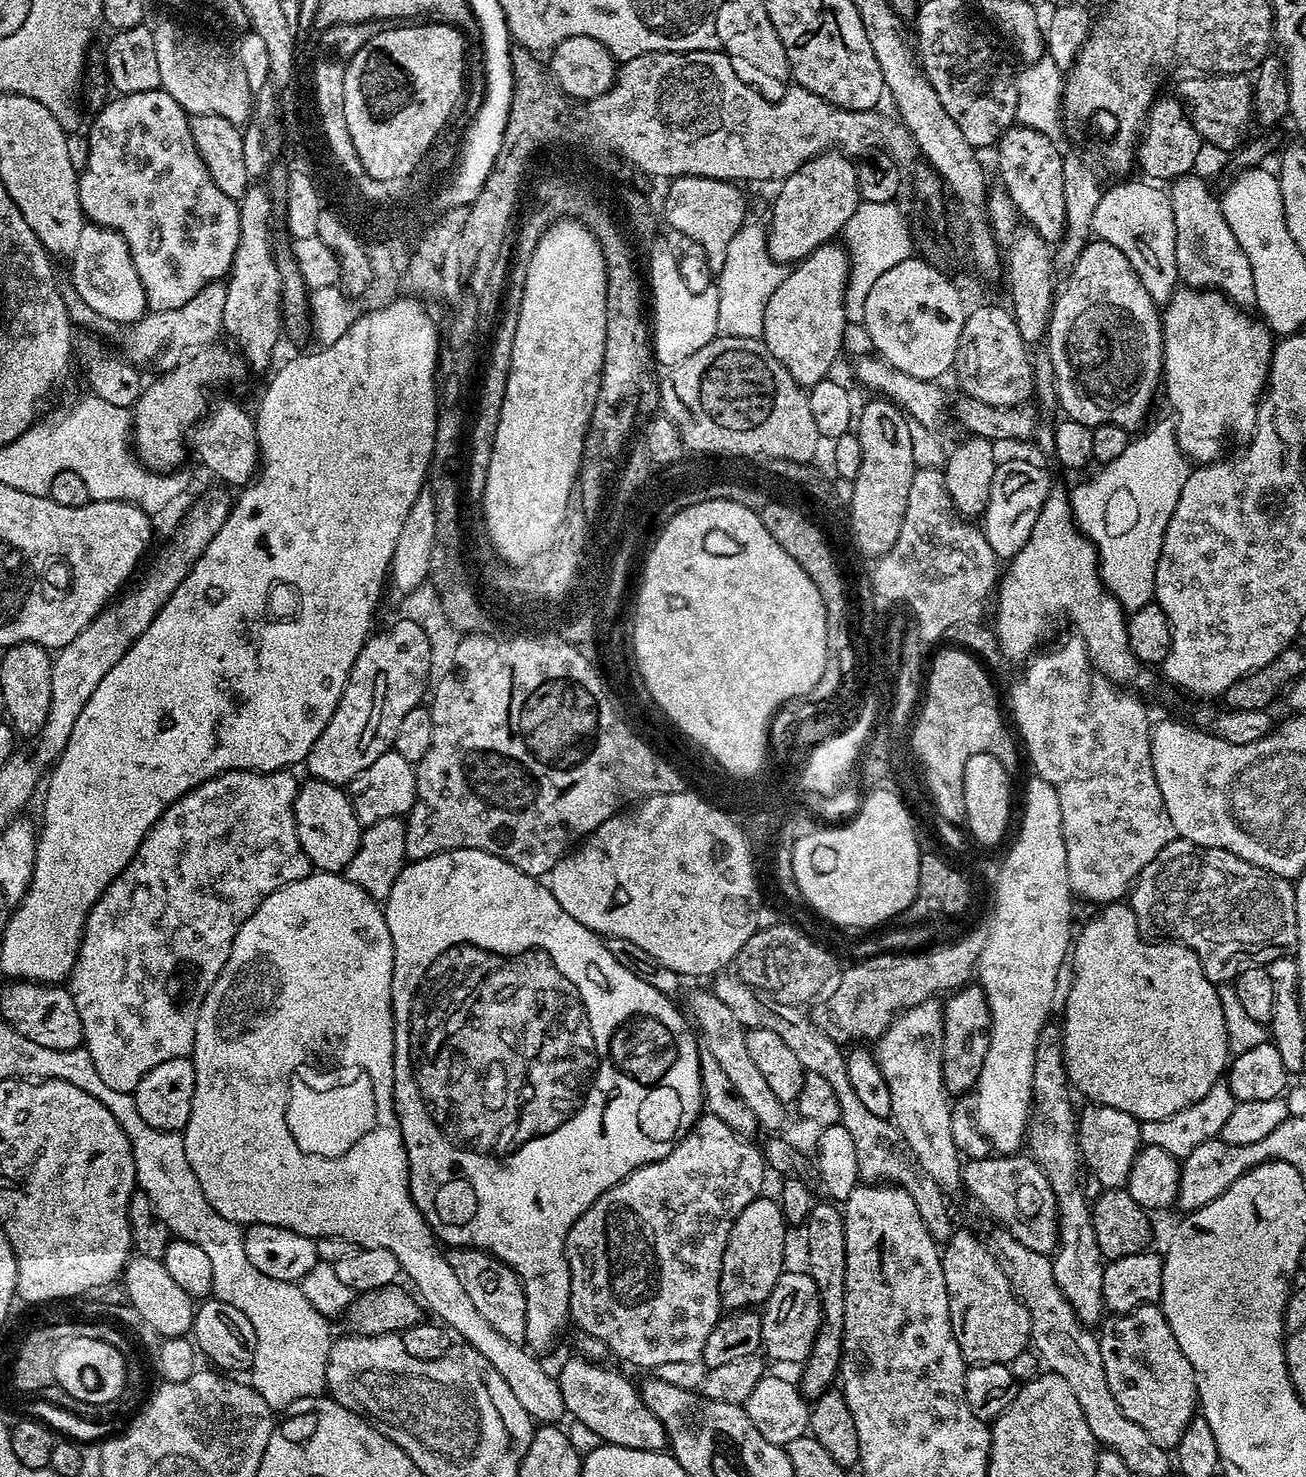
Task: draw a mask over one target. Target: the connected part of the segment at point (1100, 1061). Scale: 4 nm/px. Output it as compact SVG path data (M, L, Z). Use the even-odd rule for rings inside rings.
M1117 902L1099 909L1100 912L1084 929L1079 929L1070 952L1070 968L1072 964L1072 985L1068 988L1068 997L1064 1000L1064 1065L1068 1071L1068 1083L1077 1093L1085 1096L1085 1101L1093 1104L1105 1104L1114 1110L1122 1110L1133 1116L1135 1120L1169 1120L1174 1114L1186 1110L1194 1102L1206 1098L1210 1090L1221 1083L1230 1063L1228 1051L1228 1035L1226 1034L1226 1018L1222 1018L1222 1002L1216 993L1217 985L1206 978L1202 970L1202 962L1184 944L1169 943L1169 948L1159 948L1156 944L1147 944L1140 937L1142 925L1133 914L1127 903Z

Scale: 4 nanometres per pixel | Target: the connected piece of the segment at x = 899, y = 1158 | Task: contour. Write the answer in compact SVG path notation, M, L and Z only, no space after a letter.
M720 974L715 977L711 992L733 1012L734 1018L745 1030L774 1030L790 1050L794 1050L798 1062L802 1062L805 1072L822 1074L830 1086L834 1086L834 1094L838 1094L840 1107L840 1123L850 1130L850 1139L854 1142L854 1151L858 1158L858 1174L865 1184L889 1184L904 1188L910 1198L914 1198L914 1206L918 1206L918 1214L922 1214L922 1222L926 1222L926 1230L938 1242L946 1242L952 1237L954 1225L948 1217L948 1204L945 1193L920 1168L920 1163L908 1150L908 1144L902 1138L891 1119L870 1114L866 1105L854 1094L854 1086L850 1086L848 1061L841 1045L836 1044L813 1022L807 1011L801 1010L795 1004L783 1004L765 992L759 992L746 982L742 982L735 974Z

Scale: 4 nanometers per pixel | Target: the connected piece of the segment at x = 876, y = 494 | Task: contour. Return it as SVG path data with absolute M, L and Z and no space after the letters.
M872 398L868 408L859 409L854 424L856 437L862 442L862 470L852 479L854 496L846 507L852 523L852 540L864 556L885 556L898 542L902 518L906 518L906 501L910 482L914 482L917 465L910 442L910 420L899 404L887 398Z

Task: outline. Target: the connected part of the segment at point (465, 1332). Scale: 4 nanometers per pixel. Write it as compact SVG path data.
M313 870L308 873L306 878L301 880L295 880L290 882L286 886L282 886L274 894L270 894L270 898L266 898L258 906L258 910L254 910L254 914L250 914L250 918L246 918L244 925L238 930L238 934L234 938L234 946L230 950L230 958L226 962L226 966L222 970L222 974L218 974L218 978L214 982L214 986L210 986L210 990L206 994L206 998L202 1002L202 1010L198 1010L198 1030L194 1034L194 1046L192 1047L191 1061L194 1066L194 1074L196 1075L196 1081L194 1082L194 1102L192 1103L192 1113L190 1114L190 1122L186 1122L186 1126L183 1130L184 1145L186 1146L186 1158L190 1161L190 1170L194 1170L194 1178L198 1178L198 1186L202 1186L202 1194L206 1194L206 1202L210 1202L210 1206L214 1206L214 1210L218 1210L218 1214L222 1214L222 1218L226 1218L230 1222L241 1226L247 1226L250 1224L269 1224L270 1226L282 1226L286 1230L294 1230L298 1234L303 1236L310 1236L317 1238L320 1236L337 1236L338 1238L349 1240L355 1246L361 1248L381 1248L382 1250L390 1250L390 1254L394 1254L394 1258L398 1258L400 1263L400 1271L406 1277L409 1276L412 1279L411 1287L415 1289L418 1293L419 1299L422 1301L423 1307L427 1309L429 1313L432 1312L439 1323L447 1326L457 1337L460 1335L459 1339L465 1344L469 1344L474 1350L478 1350L478 1354L482 1354L486 1358L486 1362L490 1362L490 1366L494 1366L494 1370L498 1370L498 1374L502 1374L502 1378L506 1378L507 1384L510 1385L510 1391L518 1397L518 1402L522 1405L522 1410L526 1410L526 1414L530 1414L533 1421L539 1422L540 1424L556 1424L560 1422L560 1419L565 1419L566 1413L564 1411L564 1403L562 1402L562 1390L560 1389L559 1379L555 1375L552 1376L527 1352L529 1349L525 1347L524 1344L515 1344L510 1342L510 1338L502 1338L502 1334L498 1334L498 1330L494 1330L494 1326L490 1326L490 1322L486 1322L486 1318L482 1318L481 1312L478 1310L478 1306L474 1306L473 1300L466 1295L466 1289L462 1287L462 1282L458 1282L458 1278L454 1274L454 1270L450 1266L448 1257L446 1255L445 1249L442 1247L439 1240L436 1239L436 1235L432 1233L432 1228L426 1222L426 1218L418 1210L418 1206L414 1202L412 1197L412 1191L408 1185L408 1155L406 1154L406 1146L402 1142L402 1130L400 1129L400 1123L398 1118L394 1117L393 1120L382 1120L380 1124L376 1126L394 1126L394 1128L386 1128L386 1134L384 1136L390 1136L390 1138L380 1138L380 1140L390 1140L390 1142L366 1142L366 1144L356 1144L352 1146L350 1150L346 1152L336 1152L336 1154L320 1154L320 1152L308 1152L304 1150L294 1134L292 1134L292 1128L290 1128L290 1120L288 1120L288 1084L294 1076L298 1076L300 1070L310 1070L310 1072L316 1072L316 1076L324 1076L324 1074L332 1074L332 1072L340 1072L340 1070L356 1070L360 1072L360 1066L366 1068L366 1072L370 1072L372 1076L380 1078L380 1080L392 1080L392 1059L394 1058L394 1030L392 1029L392 967L394 966L394 946L392 945L392 939L390 938L390 926L386 926L386 918L384 917L384 909L381 905L364 889L360 889L359 886L355 885L354 882L347 879L344 874L337 874L335 872L321 872L319 870Z

